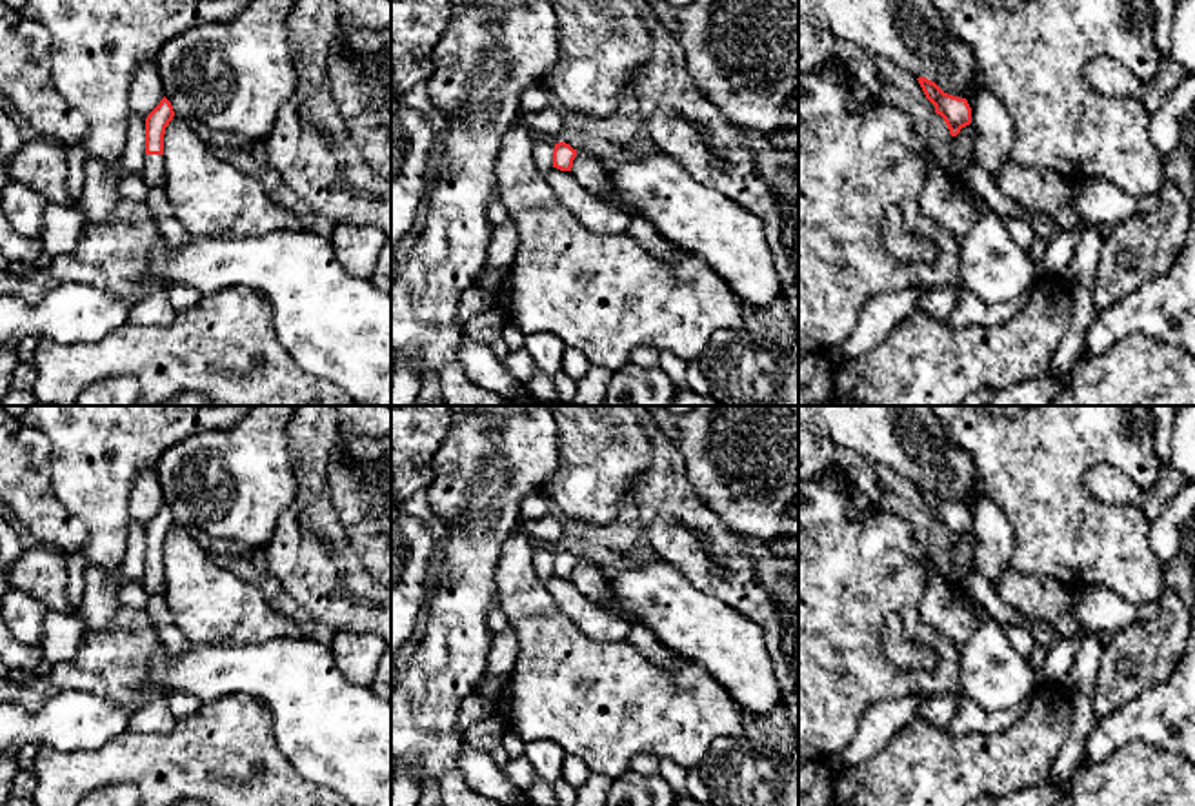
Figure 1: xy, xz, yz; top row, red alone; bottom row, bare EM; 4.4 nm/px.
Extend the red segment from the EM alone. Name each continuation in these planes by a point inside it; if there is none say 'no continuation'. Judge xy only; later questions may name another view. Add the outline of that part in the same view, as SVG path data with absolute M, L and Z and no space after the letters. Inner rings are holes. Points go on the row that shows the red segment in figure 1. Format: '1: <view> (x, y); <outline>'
1: xy (153, 175); M146 155L146 167L142 173L147 187L164 187L166 184L166 162L162 155Z

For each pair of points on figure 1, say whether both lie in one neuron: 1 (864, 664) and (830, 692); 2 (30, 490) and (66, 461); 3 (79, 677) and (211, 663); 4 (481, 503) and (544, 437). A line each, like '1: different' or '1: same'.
1: same
2: different
3: different
4: same

